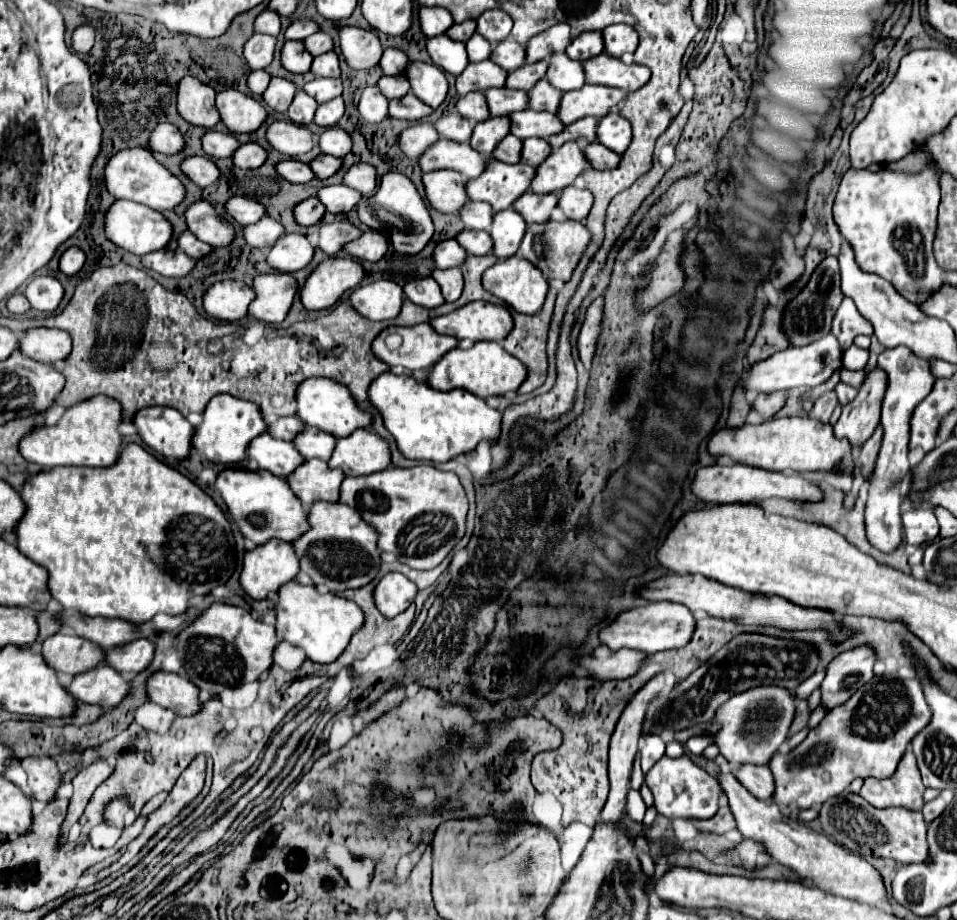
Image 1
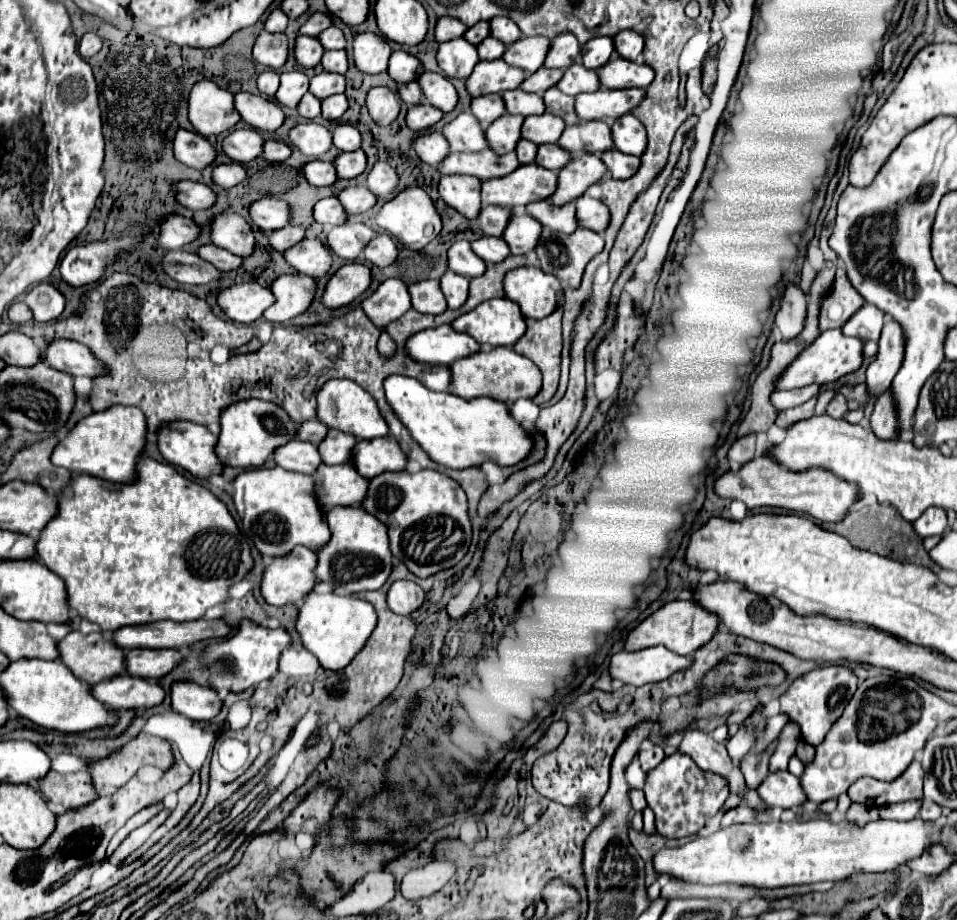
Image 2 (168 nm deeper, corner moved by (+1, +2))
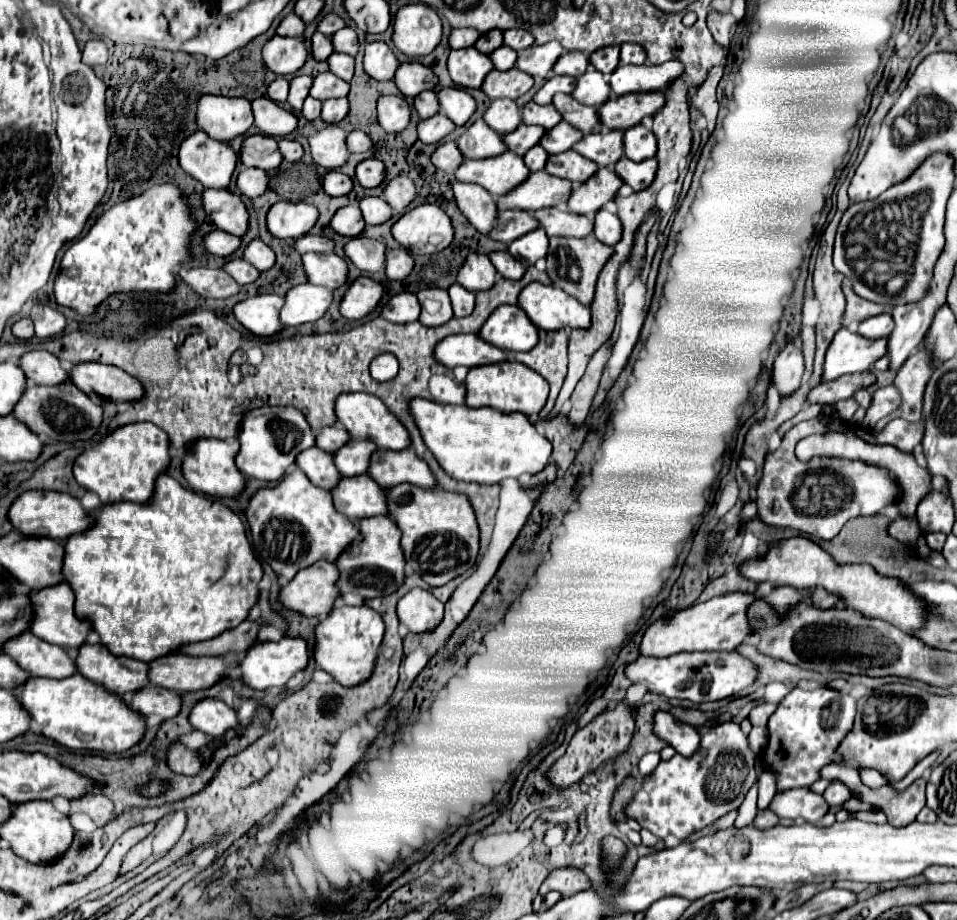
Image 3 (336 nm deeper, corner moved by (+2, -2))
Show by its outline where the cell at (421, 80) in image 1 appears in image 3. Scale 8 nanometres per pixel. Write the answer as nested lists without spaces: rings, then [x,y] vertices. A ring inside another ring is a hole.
[[[439,88],[437,98],[441,112],[451,118],[455,126],[463,126],[475,112],[473,96],[461,88]]]

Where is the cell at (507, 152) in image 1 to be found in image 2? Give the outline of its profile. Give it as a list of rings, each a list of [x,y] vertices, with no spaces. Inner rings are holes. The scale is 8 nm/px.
[[[520,140],[518,146],[516,146],[516,154],[518,154],[518,160],[520,164],[530,164],[534,162],[534,156],[538,152],[538,146],[530,140]]]

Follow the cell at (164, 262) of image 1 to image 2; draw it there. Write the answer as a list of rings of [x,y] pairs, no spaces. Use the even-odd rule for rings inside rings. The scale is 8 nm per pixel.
[[[170,250],[164,260],[164,270],[170,278],[182,284],[208,284],[220,278],[220,270],[210,262],[202,260],[198,254],[186,250]]]

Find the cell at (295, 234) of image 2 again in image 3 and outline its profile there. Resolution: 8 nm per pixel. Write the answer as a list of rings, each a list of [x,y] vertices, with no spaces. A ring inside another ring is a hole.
[[[305,234],[295,238],[293,248],[299,254],[307,254],[307,252],[333,252],[333,240],[323,238],[323,236],[313,236],[313,234]]]

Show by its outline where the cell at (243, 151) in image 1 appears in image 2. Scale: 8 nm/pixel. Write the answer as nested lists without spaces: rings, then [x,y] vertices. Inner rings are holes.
[[[268,140],[264,144],[264,158],[272,160],[272,162],[284,162],[288,156],[292,154],[292,148],[284,142],[276,142],[276,140]]]

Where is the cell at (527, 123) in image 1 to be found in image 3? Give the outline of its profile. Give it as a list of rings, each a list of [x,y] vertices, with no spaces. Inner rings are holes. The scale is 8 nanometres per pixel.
[[[561,120],[557,126],[545,130],[545,136],[541,138],[541,148],[547,154],[561,154],[565,150],[569,150],[577,140],[581,140],[581,132],[577,132],[577,128],[573,128],[571,124],[567,124],[565,120]]]

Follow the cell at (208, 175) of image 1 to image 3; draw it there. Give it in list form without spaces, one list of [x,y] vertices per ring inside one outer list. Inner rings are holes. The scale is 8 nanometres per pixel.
[[[243,168],[237,174],[237,188],[243,196],[261,196],[267,190],[267,172],[261,168]]]

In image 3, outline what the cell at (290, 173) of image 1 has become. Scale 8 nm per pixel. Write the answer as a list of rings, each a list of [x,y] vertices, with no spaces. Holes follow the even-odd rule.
[[[331,170],[323,176],[323,190],[325,194],[329,196],[343,196],[343,194],[349,194],[353,188],[351,184],[351,178],[337,172],[337,170]]]

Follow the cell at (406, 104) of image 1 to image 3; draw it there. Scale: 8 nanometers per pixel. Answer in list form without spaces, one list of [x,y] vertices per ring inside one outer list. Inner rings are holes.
[[[441,112],[431,116],[429,120],[419,120],[419,124],[417,124],[417,134],[423,144],[435,144],[443,136],[451,134],[453,130],[455,130],[455,124],[449,118],[445,118],[445,114],[441,114]]]

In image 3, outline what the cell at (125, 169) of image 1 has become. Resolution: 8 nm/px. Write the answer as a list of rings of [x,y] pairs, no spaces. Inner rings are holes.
[[[205,188],[201,194],[203,210],[211,218],[211,222],[235,236],[243,236],[249,224],[249,212],[243,200],[227,190]]]

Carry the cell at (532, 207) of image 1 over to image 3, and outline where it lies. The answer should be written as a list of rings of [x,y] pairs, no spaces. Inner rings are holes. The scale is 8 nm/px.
[[[541,208],[533,212],[535,220],[545,228],[547,236],[567,236],[567,238],[585,238],[593,230],[593,216],[573,214],[565,208]]]

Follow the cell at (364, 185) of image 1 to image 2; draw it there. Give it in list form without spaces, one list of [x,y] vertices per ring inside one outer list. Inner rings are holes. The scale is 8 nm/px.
[[[378,162],[366,176],[366,188],[386,200],[398,186],[398,174],[388,162]]]

